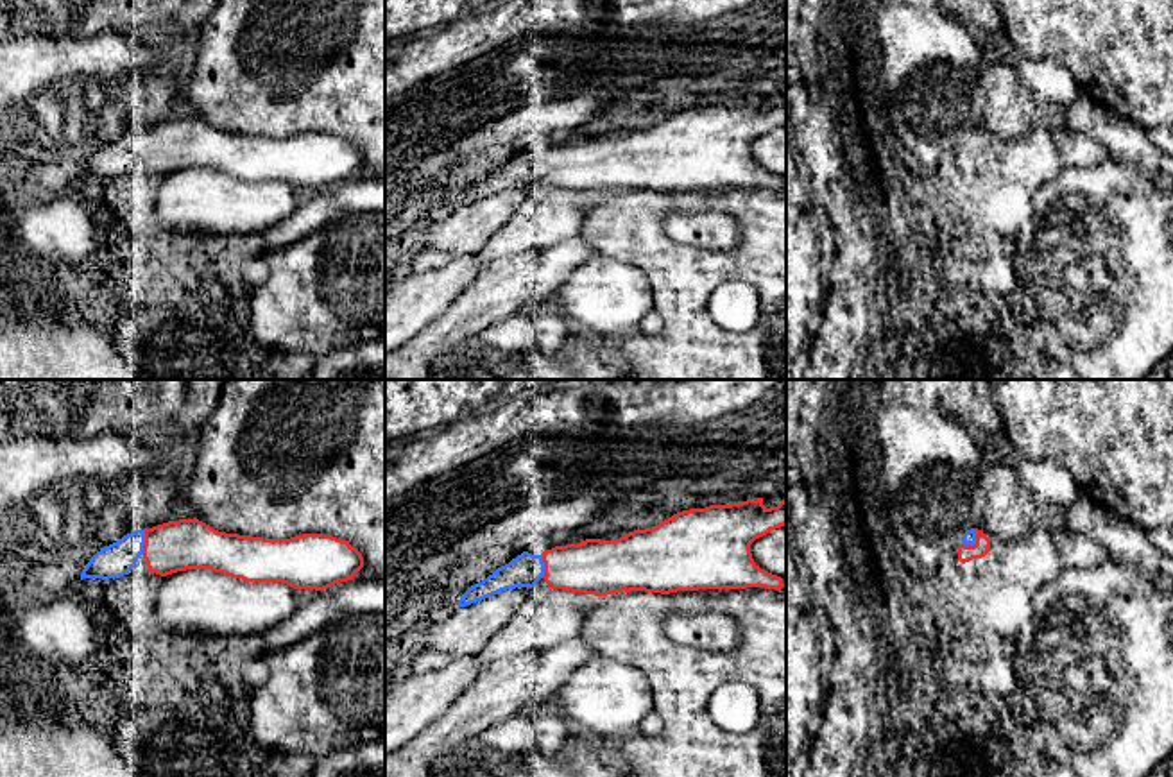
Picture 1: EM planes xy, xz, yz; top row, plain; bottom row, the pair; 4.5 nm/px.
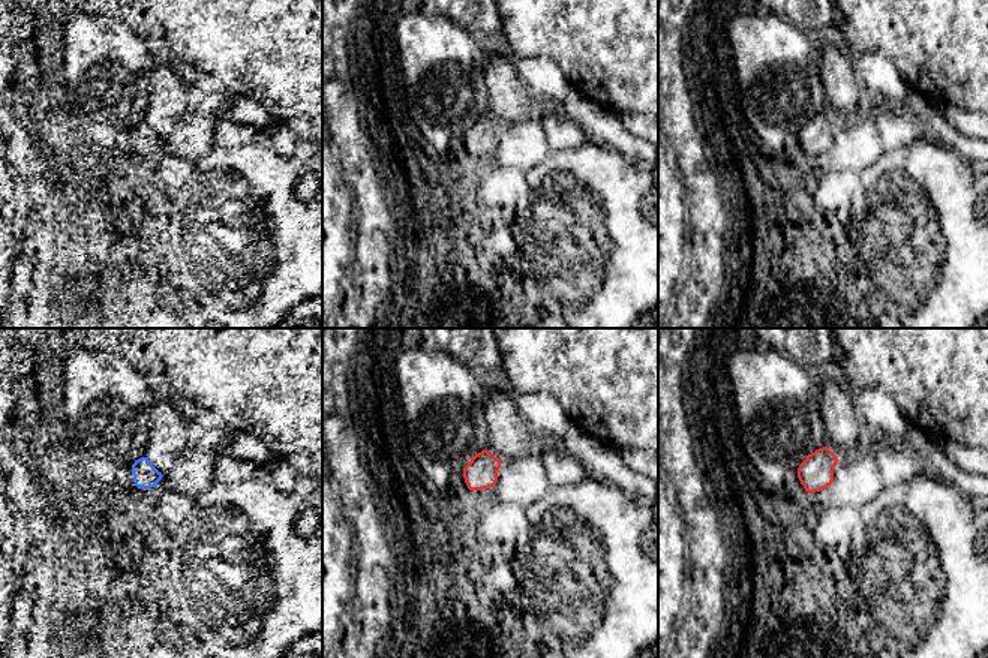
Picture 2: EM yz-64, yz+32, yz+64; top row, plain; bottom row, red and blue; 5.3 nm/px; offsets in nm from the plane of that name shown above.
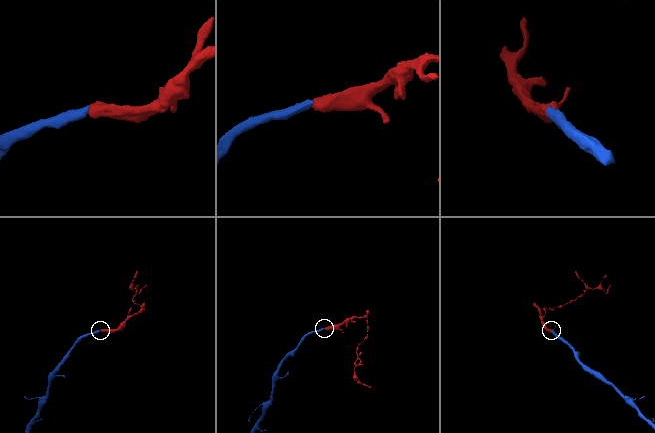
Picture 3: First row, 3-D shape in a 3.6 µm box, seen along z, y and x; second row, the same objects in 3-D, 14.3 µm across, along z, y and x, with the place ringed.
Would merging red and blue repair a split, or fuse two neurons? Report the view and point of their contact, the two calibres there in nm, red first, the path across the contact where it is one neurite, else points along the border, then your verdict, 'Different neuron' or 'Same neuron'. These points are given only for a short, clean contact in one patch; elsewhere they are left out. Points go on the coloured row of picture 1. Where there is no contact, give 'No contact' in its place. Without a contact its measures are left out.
Touches red at yz (976, 543). Thickness 70 nm (red) against 60 nm. Same neuron

